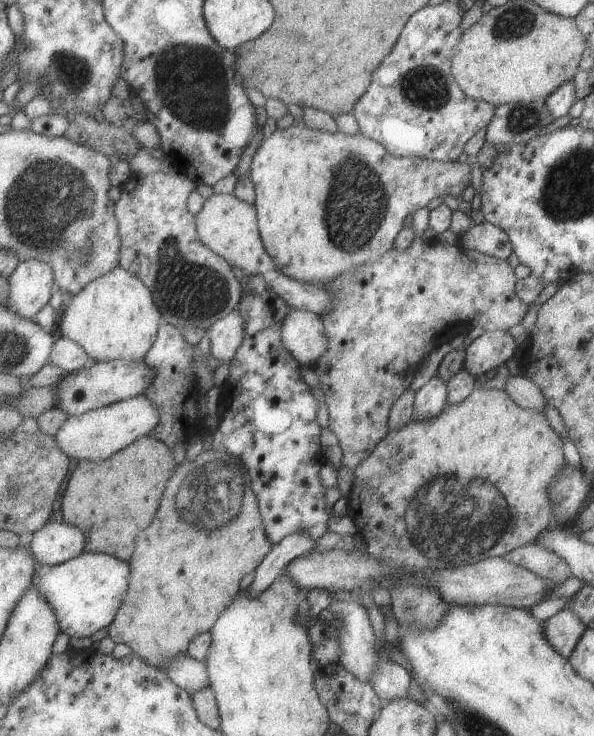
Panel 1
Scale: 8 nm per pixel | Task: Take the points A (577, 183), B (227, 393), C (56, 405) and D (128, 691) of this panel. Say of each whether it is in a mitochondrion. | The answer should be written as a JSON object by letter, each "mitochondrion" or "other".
{"A":"mitochondrion","B":"other","C":"other","D":"other"}

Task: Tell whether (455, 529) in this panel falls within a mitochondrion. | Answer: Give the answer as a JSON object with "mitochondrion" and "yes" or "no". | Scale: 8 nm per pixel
{"mitochondrion":"yes"}

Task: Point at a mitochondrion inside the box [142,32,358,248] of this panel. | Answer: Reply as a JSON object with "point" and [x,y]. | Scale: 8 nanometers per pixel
{"point":[189,82]}

